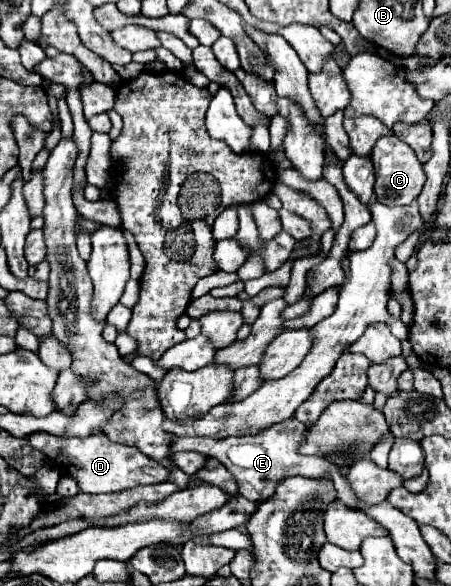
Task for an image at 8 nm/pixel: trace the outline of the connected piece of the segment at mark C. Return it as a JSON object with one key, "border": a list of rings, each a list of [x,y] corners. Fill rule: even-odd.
{"border":[[[389,134],[389,136],[377,140],[377,144],[371,152],[371,160],[375,164],[375,178],[377,178],[375,180],[375,198],[379,202],[383,202],[387,206],[405,206],[405,204],[411,204],[419,196],[419,192],[427,180],[427,176],[423,172],[423,164],[417,160],[415,152],[405,142],[401,142],[395,134]]]}

